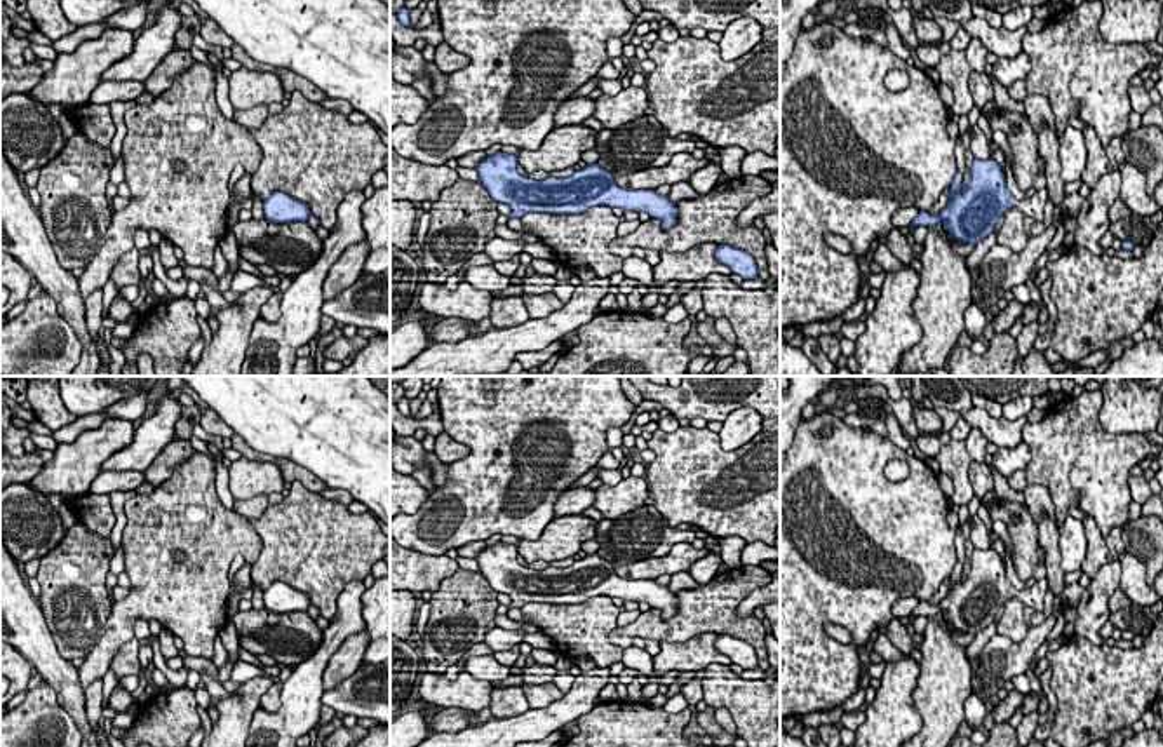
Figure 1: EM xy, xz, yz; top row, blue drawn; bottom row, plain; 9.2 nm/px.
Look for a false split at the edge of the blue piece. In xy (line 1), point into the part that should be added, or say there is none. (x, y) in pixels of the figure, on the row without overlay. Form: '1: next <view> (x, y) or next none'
1: next none

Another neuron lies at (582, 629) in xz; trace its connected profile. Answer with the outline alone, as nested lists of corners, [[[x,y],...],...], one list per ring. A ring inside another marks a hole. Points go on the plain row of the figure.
[[[608,596],[580,604],[528,602],[521,606],[521,613],[526,618],[521,623],[538,627],[564,656],[588,656],[597,667],[609,667],[623,658],[623,649],[608,641],[620,615]]]

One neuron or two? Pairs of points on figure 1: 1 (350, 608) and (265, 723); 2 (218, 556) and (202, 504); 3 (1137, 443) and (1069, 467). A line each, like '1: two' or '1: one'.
1: one
2: one
3: one

